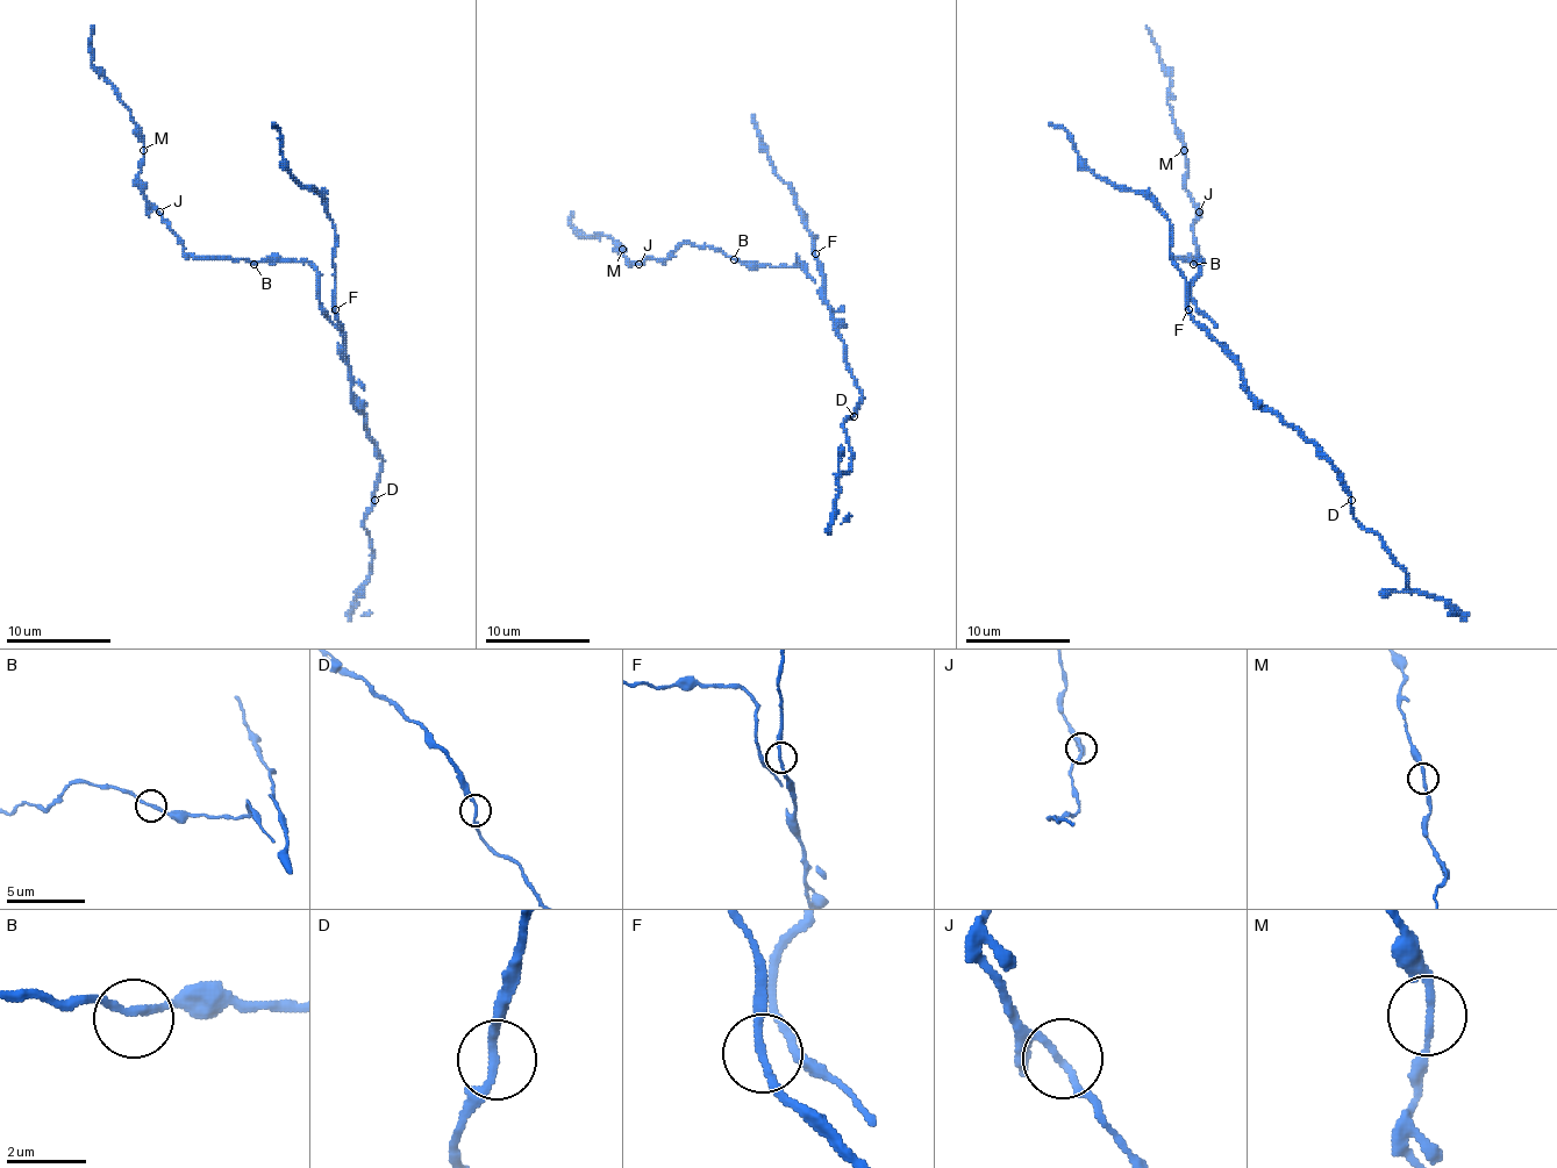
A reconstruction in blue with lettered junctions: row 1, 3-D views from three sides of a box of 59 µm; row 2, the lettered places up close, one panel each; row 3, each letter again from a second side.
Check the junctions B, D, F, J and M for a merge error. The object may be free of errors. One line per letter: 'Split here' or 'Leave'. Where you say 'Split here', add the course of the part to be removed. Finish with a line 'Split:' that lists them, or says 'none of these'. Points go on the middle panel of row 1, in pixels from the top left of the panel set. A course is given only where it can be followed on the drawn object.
B: Leave
D: Leave
F: Leave
J: Leave
M: Leave
Split: none of these

